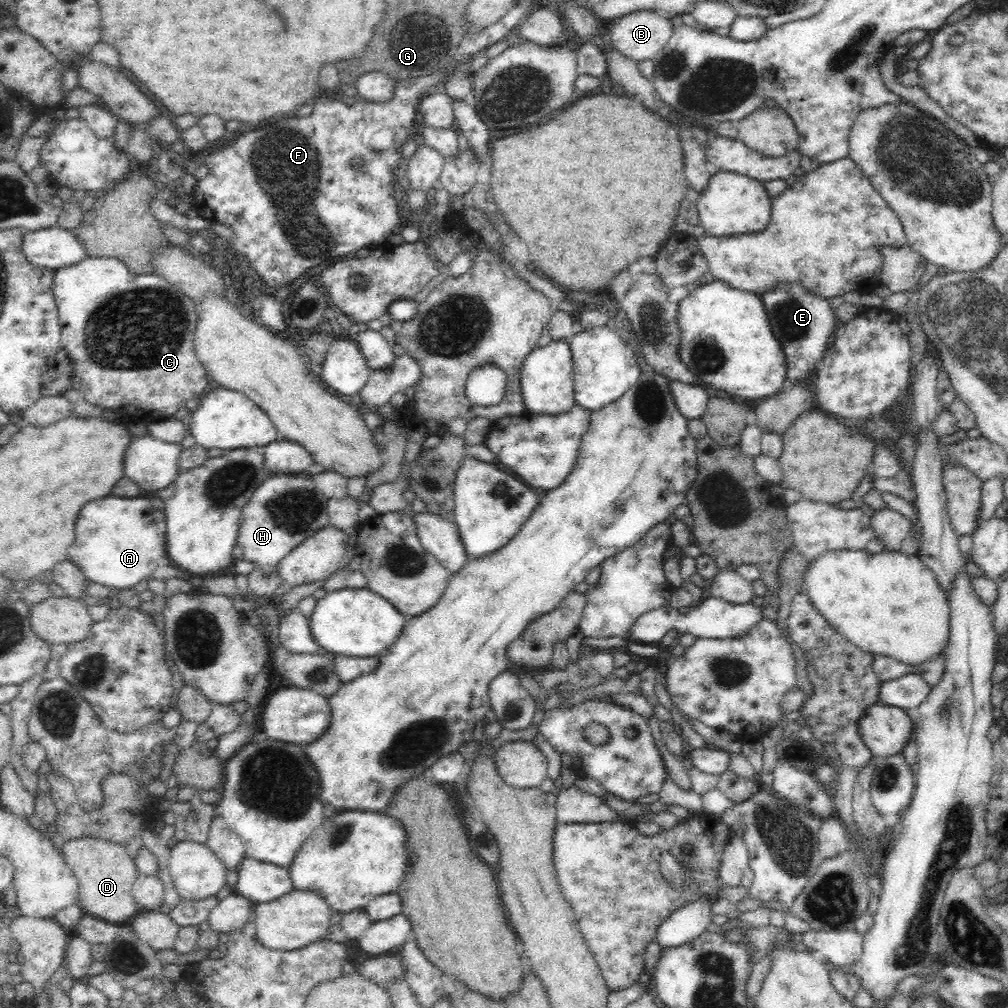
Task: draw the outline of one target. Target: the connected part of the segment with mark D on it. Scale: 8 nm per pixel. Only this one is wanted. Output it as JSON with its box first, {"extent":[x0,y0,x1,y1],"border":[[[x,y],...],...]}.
{"extent":[60,835,138,923],"border":[[[86,835],[80,838],[66,838],[60,851],[64,862],[77,876],[81,892],[78,904],[85,914],[111,923],[124,922],[137,914],[138,904],[131,893],[137,877],[136,865],[122,845]]]}

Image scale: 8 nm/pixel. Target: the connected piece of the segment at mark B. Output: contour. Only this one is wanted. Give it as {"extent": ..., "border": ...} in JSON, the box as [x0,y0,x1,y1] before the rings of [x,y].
{"extent":[606,10,673,63],"border":[[[638,10],[614,20],[606,33],[621,56],[638,63],[653,60],[666,46],[673,29],[668,16]]]}

